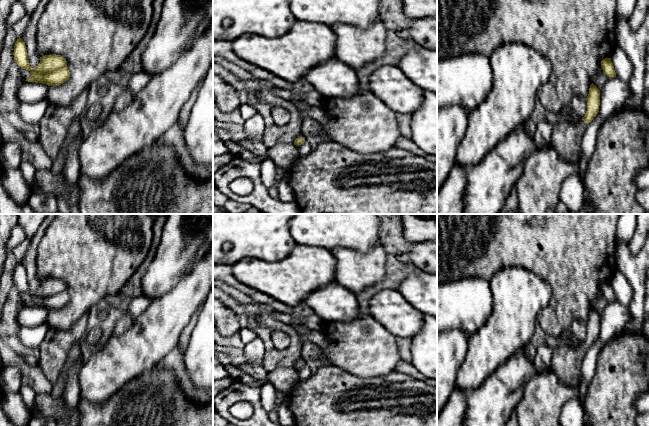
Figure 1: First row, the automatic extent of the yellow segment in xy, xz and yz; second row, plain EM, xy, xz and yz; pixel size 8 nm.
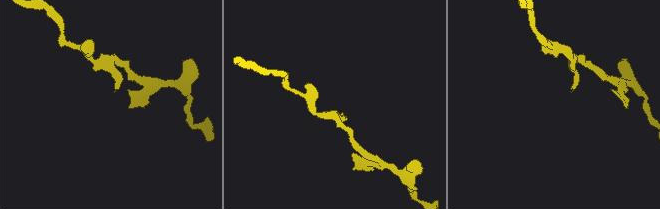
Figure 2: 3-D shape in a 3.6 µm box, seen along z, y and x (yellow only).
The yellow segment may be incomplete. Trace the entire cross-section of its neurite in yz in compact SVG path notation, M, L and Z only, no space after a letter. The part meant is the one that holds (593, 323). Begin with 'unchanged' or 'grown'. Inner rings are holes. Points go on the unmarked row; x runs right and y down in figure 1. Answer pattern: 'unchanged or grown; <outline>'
grown; M592 307L586 322L587 335L578 349L560 345L553 349L552 370L561 382L567 386L577 386L581 378L581 364L587 349L599 336L600 314Z

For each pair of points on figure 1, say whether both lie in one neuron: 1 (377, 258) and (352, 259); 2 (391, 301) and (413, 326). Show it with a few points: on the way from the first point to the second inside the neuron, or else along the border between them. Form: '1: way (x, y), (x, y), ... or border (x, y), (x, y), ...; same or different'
1: way (371, 259), (358, 259); same
2: way (394, 307), (407, 320); same

